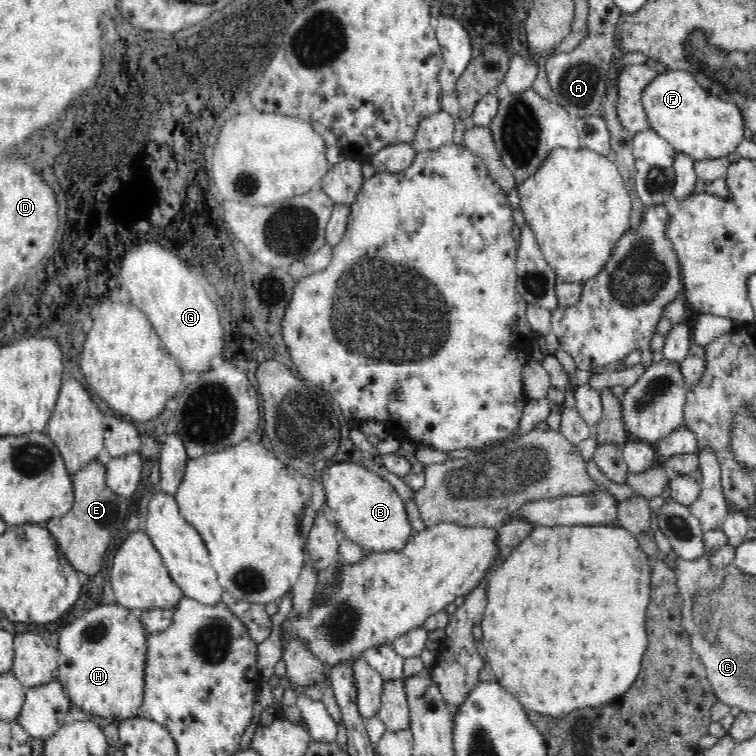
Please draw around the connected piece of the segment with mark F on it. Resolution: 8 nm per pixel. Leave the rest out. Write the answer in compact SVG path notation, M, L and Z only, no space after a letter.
M686 71L658 73L641 93L649 127L666 139L675 152L697 160L714 160L728 156L744 138L745 119L736 103L710 95Z

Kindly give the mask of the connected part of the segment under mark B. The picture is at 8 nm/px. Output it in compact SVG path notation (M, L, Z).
M360 462L322 466L322 486L326 492L326 506L332 510L340 534L359 544L364 551L388 552L404 548L411 535L404 500L375 470L366 469Z

